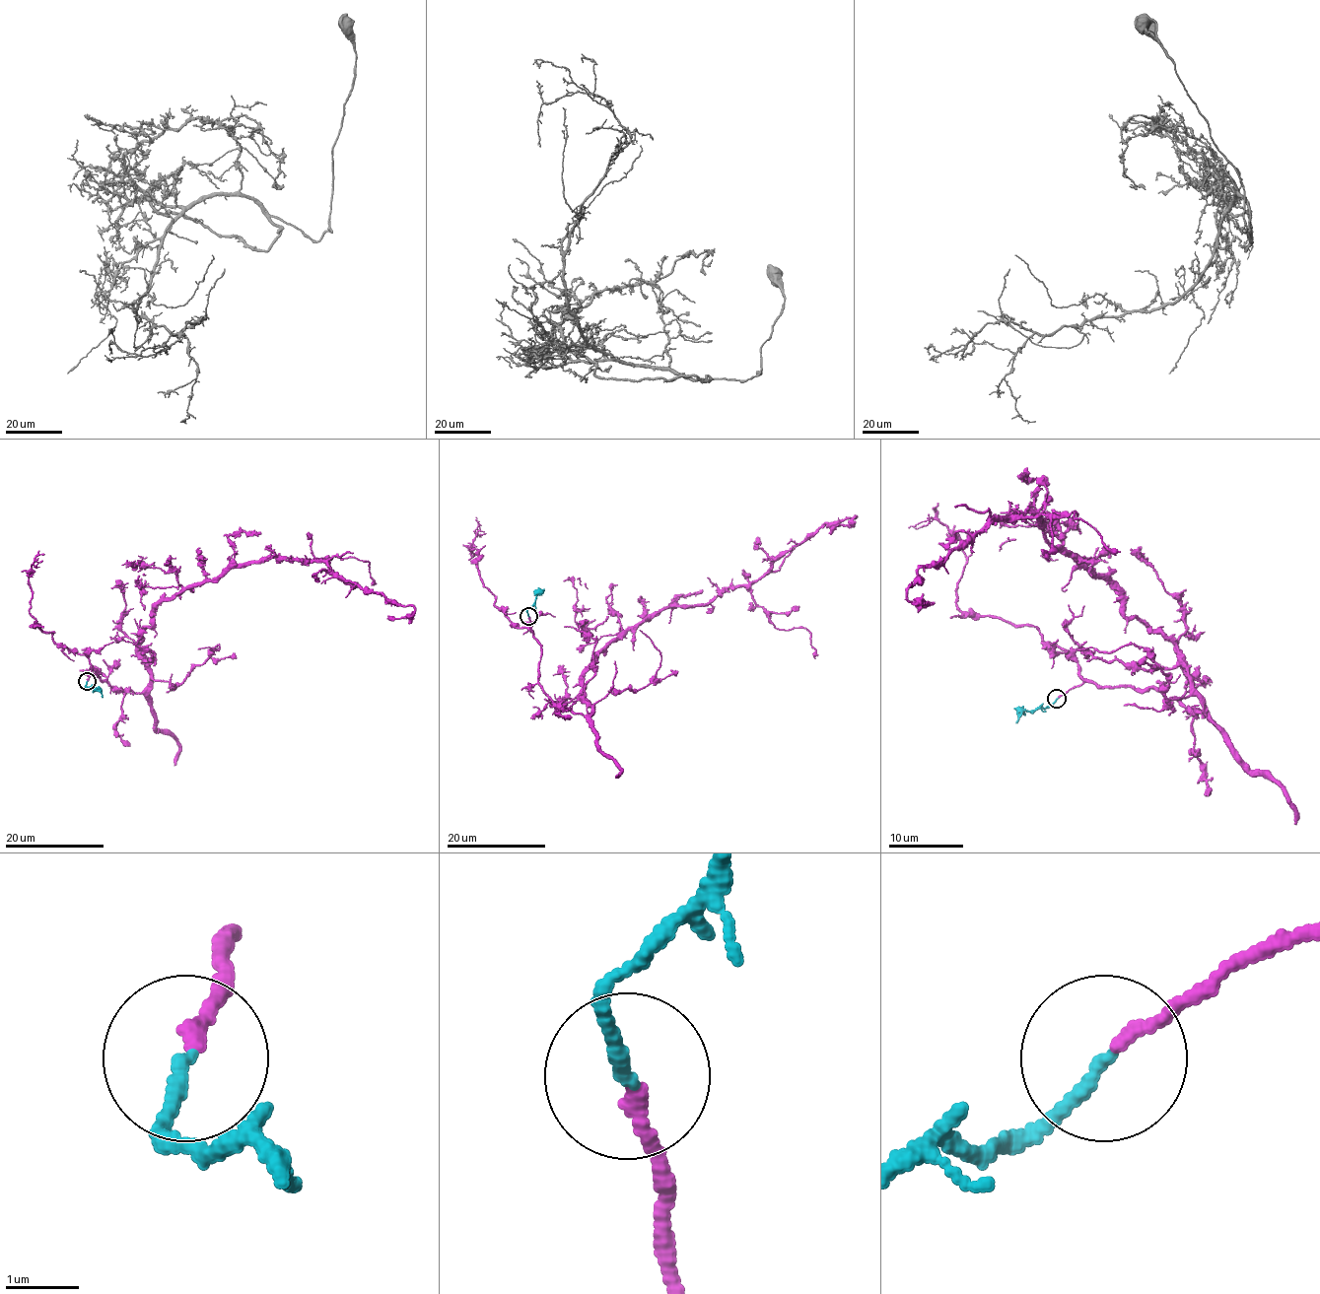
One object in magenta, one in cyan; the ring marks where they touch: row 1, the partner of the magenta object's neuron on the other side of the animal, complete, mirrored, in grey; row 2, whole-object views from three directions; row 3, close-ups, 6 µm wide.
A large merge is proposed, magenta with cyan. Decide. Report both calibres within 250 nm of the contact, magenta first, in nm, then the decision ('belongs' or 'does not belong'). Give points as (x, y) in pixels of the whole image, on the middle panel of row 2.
calibres 170 and 190 nm; belongs

